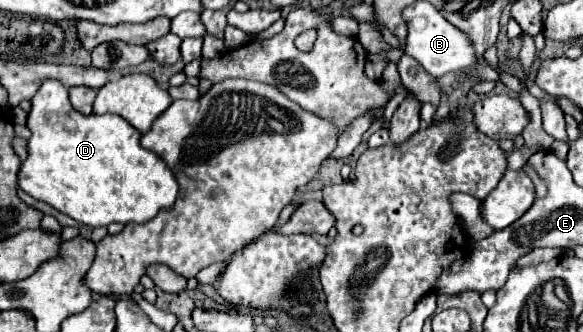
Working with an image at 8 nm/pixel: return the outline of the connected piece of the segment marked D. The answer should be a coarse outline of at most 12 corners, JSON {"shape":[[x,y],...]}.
{"shape":[[59,80],[31,98],[17,184],[97,228],[147,222],[177,182],[117,114]]}

